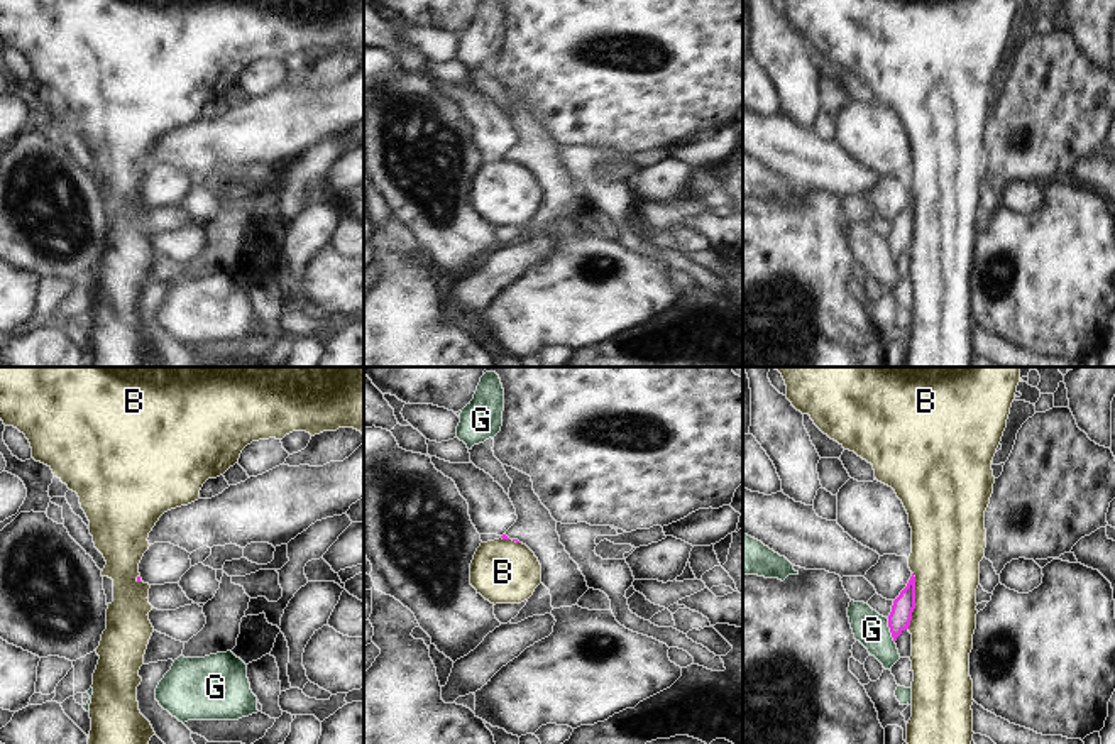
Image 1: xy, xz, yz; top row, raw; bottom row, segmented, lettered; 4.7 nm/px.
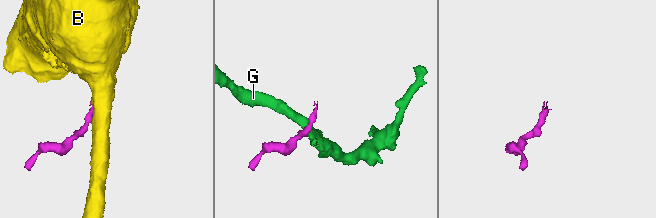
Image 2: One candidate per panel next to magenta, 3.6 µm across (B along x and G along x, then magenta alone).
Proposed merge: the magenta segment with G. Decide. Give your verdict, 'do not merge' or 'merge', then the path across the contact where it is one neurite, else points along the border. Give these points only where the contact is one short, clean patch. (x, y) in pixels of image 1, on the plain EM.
do not merge; border yz (887, 240), (894, 262)

